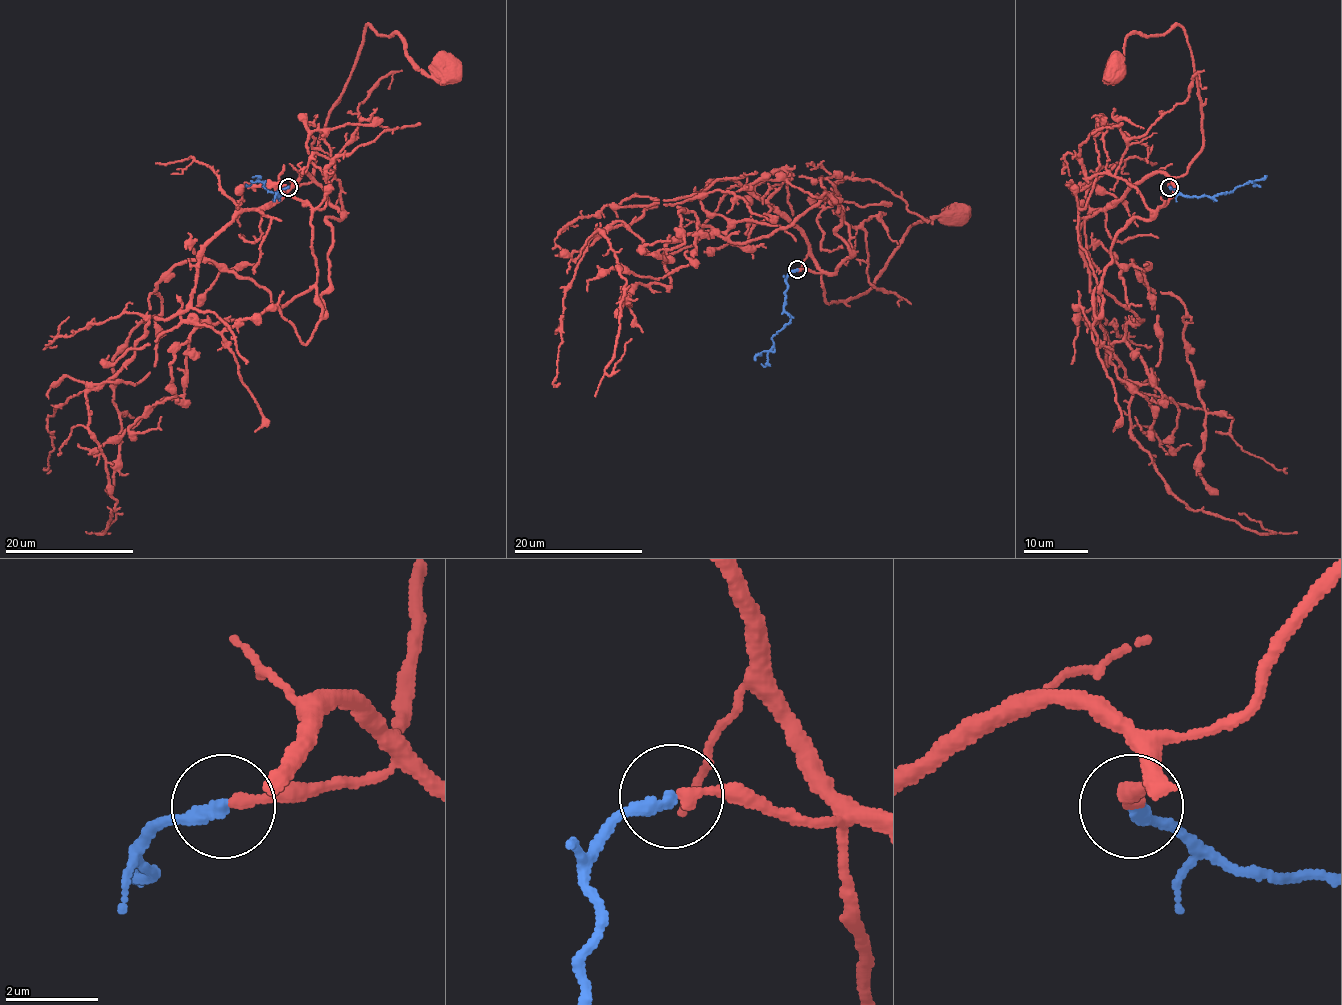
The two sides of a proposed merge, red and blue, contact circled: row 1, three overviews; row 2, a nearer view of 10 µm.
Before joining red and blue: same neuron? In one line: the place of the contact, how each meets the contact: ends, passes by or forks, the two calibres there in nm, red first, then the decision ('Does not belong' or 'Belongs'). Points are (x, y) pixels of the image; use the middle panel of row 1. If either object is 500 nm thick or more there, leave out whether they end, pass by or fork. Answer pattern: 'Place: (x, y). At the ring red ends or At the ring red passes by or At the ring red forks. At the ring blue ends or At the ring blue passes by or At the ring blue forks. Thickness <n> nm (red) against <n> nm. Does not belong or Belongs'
Place: (797, 269). At the ring red ends. At the ring blue ends. Thickness 260 nm (red) against 300 nm. Belongs

